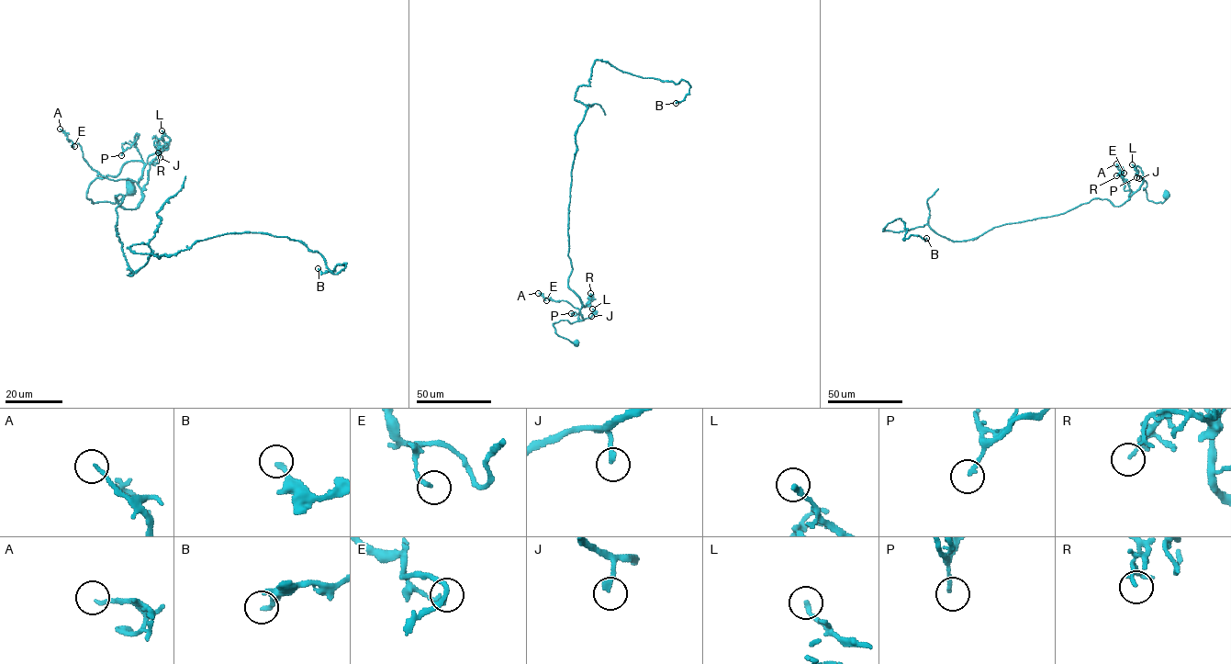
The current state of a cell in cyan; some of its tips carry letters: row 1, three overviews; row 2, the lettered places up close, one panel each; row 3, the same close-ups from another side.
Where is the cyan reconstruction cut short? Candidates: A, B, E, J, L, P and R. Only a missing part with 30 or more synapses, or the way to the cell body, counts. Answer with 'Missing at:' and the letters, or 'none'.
Missing at: none

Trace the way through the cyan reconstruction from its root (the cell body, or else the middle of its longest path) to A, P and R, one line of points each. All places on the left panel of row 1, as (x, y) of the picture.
A: (131, 188), (93, 203), (96, 178), (144, 164), (138, 184), (107, 179), (60, 129)
P: (131, 188), (115, 203), (86, 197), (96, 178), (116, 175), (128, 162), (141, 160), (137, 134), (121, 155)
R: (131, 188), (115, 203), (86, 197), (93, 181), (130, 161), (144, 164), (141, 191), (156, 144), (158, 152)

